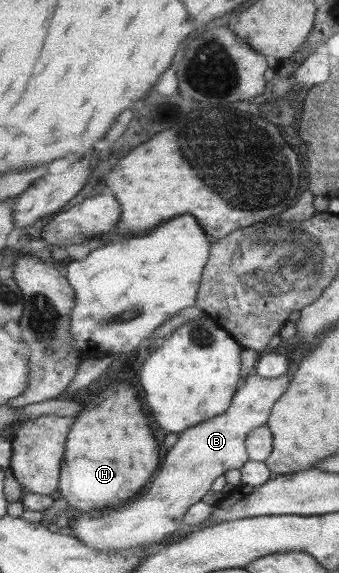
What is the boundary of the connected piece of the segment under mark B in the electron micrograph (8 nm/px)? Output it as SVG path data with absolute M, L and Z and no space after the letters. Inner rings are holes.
M250 372L243 385L239 387L231 398L231 404L221 415L211 417L202 421L202 424L195 425L194 428L188 428L183 433L179 433L179 439L167 450L162 468L154 472L154 477L150 485L145 489L143 497L133 499L119 508L109 508L102 511L102 514L92 515L89 513L79 513L75 515L73 533L76 538L84 541L87 545L98 550L106 552L122 552L129 548L148 548L149 544L159 544L161 540L171 537L173 533L184 529L182 519L187 508L199 502L211 487L211 483L219 475L223 475L229 469L239 469L247 460L245 449L245 436L255 427L266 426L266 421L275 401L285 392L291 380L291 373L275 377L275 379L261 379L259 375Z

